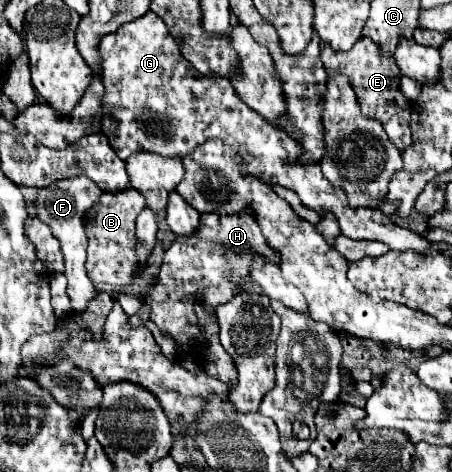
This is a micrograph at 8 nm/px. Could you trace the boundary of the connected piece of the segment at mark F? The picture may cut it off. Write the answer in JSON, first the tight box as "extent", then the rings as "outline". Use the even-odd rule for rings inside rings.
{"extent":[34,176,102,314],"outline":[[[86,176],[66,178],[66,180],[60,180],[60,182],[54,182],[52,186],[36,188],[36,200],[34,200],[36,216],[52,228],[52,234],[62,244],[64,262],[66,262],[64,276],[68,278],[68,296],[72,300],[72,310],[76,314],[84,312],[86,306],[88,306],[88,300],[92,300],[98,294],[94,284],[88,280],[86,266],[84,266],[86,246],[88,246],[88,236],[84,234],[84,214],[96,202],[96,198],[100,198],[100,194],[102,194],[102,190]]]}

